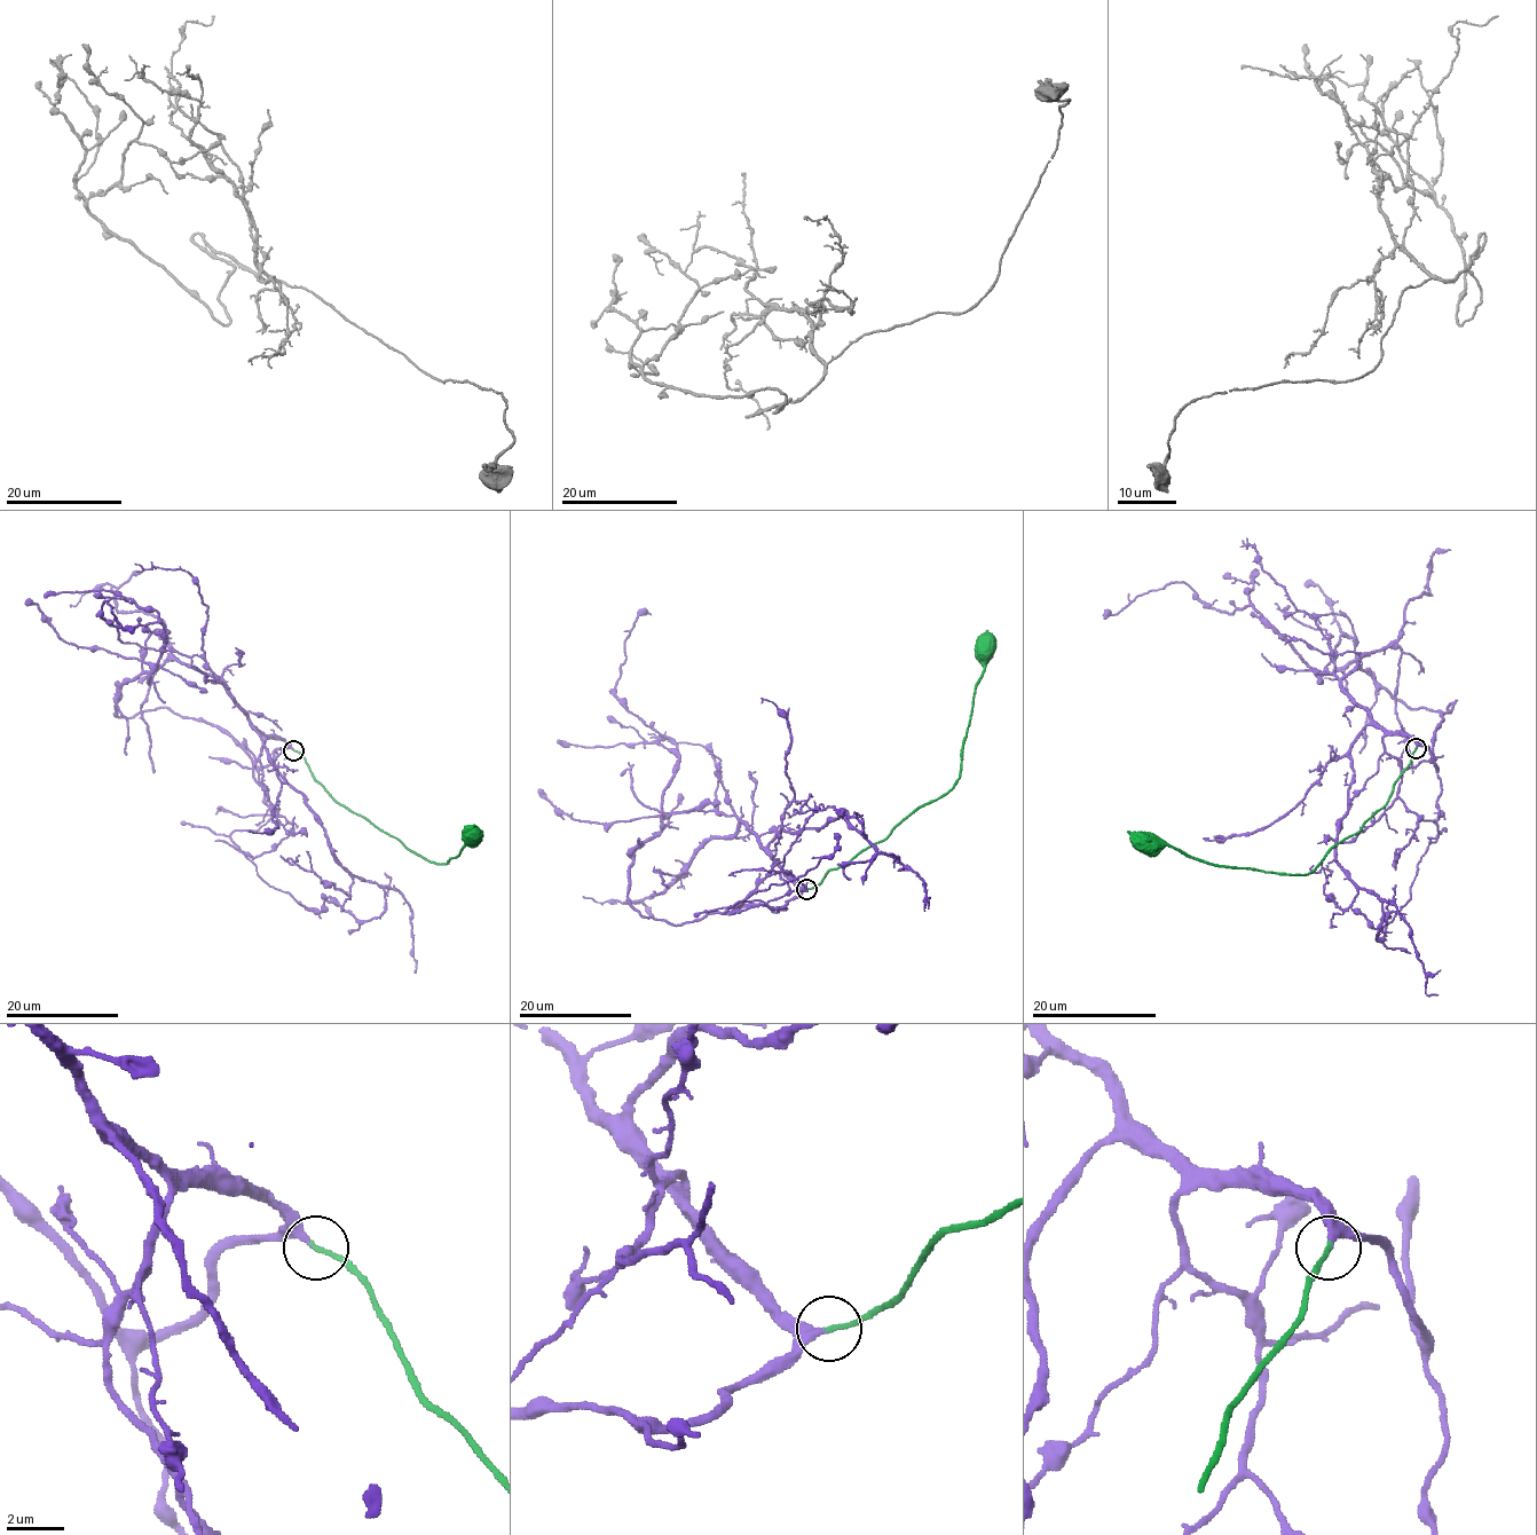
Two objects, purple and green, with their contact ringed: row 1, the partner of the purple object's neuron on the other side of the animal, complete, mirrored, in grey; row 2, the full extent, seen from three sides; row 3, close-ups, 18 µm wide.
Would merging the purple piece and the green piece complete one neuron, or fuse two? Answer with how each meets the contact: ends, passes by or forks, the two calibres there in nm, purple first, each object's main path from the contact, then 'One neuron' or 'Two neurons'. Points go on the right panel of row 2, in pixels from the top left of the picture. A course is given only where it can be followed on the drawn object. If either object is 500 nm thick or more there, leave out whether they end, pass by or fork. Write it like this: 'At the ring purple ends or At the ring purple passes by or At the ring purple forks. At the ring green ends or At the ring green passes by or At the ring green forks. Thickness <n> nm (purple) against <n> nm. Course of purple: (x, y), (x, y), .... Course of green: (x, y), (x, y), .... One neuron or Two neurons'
At the ring purple ends. At the ring green ends. Thickness 260 nm (purple) against 150 nm. Course of purple: (1416, 747), (1435, 766), (1456, 701), (1409, 708), (1355, 662), (1322, 674), (1183, 582), (1110, 611). Course of green: (1416, 747), (1389, 801), (1306, 874), (1218, 866), (1185, 857), (1168, 845), (1159, 845), (1155, 850), (1151, 848). One neuron

